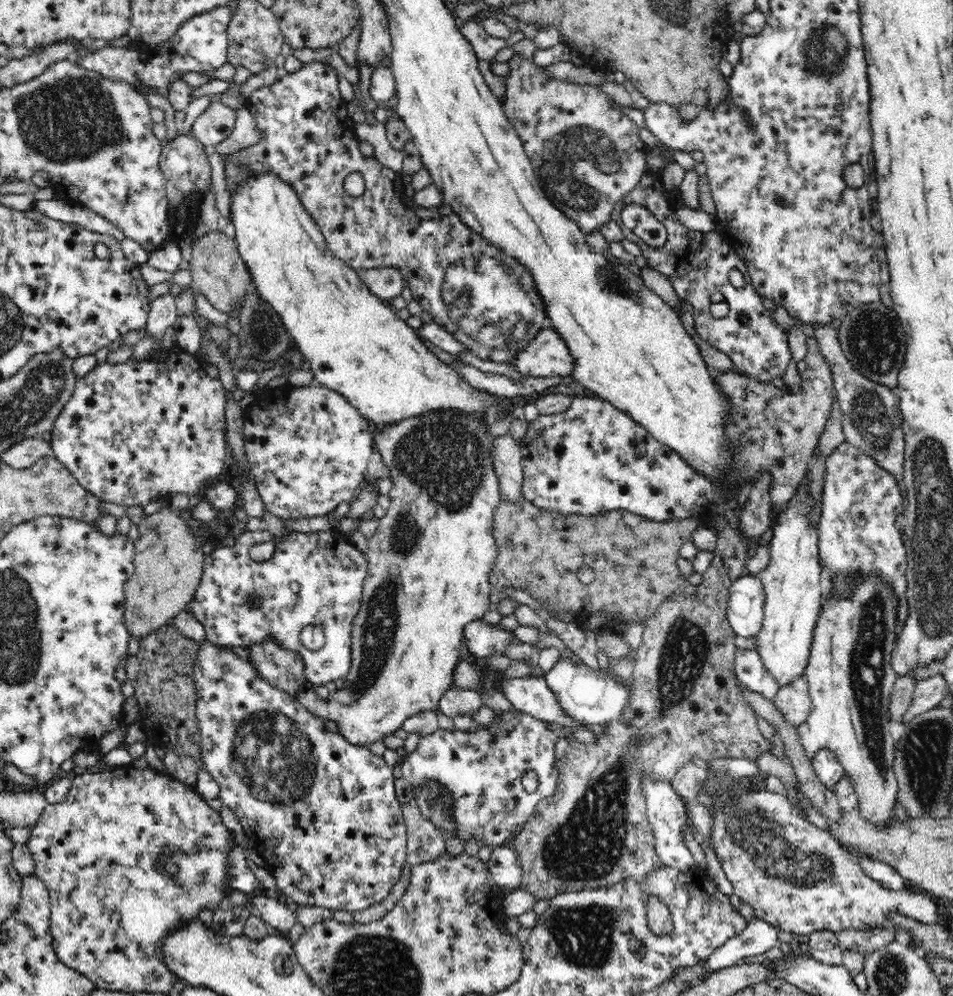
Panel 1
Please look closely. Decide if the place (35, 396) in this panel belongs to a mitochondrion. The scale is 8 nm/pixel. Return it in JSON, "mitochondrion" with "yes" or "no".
{"mitochondrion":"yes"}

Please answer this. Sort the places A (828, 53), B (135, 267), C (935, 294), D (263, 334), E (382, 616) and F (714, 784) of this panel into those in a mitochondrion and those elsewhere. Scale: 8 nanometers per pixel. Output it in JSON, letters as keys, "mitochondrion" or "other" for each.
{"A":"mitochondrion","B":"other","C":"other","D":"mitochondrion","E":"mitochondrion","F":"mitochondrion"}

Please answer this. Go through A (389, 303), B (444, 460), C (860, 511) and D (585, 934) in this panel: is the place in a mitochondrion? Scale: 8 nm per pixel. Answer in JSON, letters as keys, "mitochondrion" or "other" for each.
{"A":"other","B":"mitochondrion","C":"other","D":"mitochondrion"}

